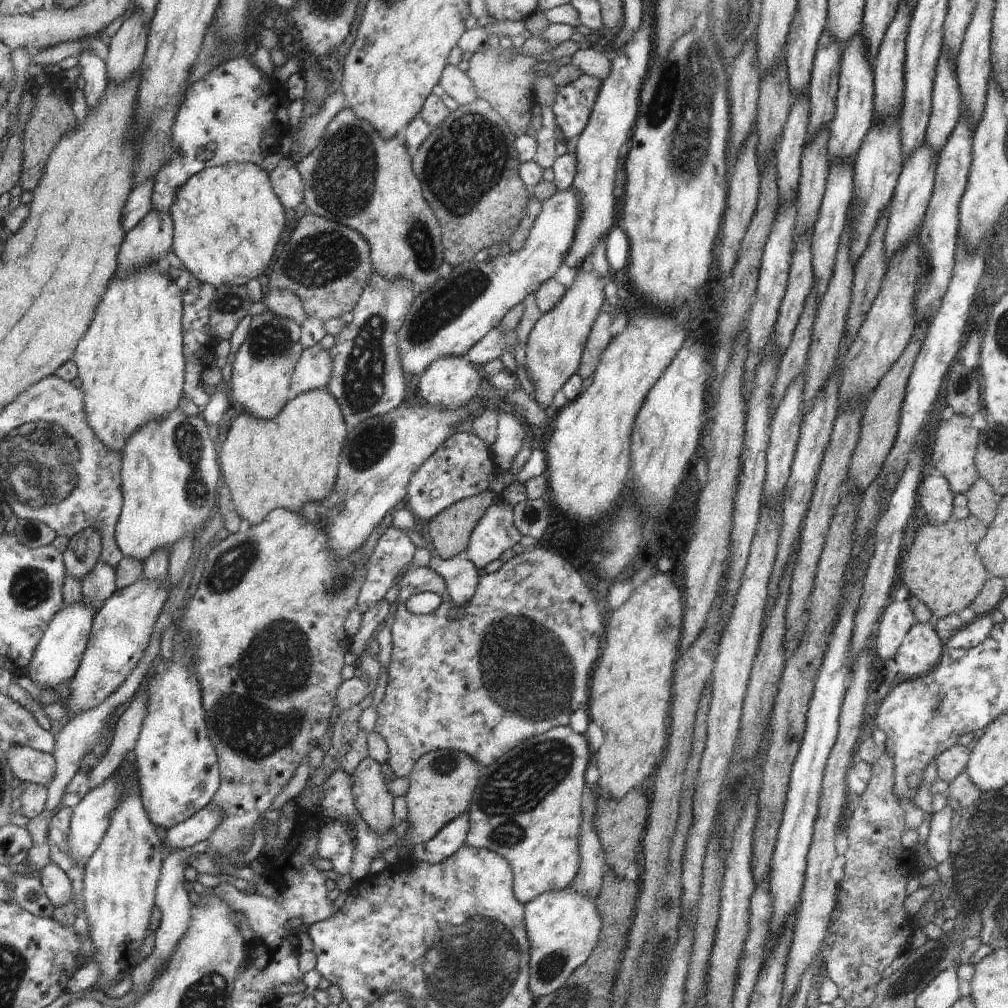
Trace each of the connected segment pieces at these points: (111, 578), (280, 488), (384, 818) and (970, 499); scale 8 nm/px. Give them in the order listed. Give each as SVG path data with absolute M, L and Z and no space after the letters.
M102 556L96 566L82 578L82 602L92 606L97 612L104 602L116 592L115 569L102 562Z
M314 388L288 400L276 418L262 420L248 412L242 412L232 422L226 440L222 444L219 466L223 485L232 495L231 508L251 526L260 524L275 509L286 508L303 513L304 504L322 500L334 488L338 473L338 456L348 435L342 412L327 388Z
M367 757L351 775L351 792L354 806L370 830L384 834L393 828L394 796L390 793L382 774L382 766Z
M982 478L972 484L972 488L965 493L965 496L971 515L978 518L984 525L990 525L996 517L998 504L1002 497L996 495L990 484Z

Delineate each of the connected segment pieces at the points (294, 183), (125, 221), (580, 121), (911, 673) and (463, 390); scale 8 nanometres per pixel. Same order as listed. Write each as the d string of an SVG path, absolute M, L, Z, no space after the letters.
M290 156L280 160L280 163L276 164L276 168L268 173L268 178L270 178L272 190L278 194L280 202L286 210L294 210L296 206L303 205L302 178Z
M148 178L140 186L132 188L121 214L124 233L132 230L153 209L152 194L154 192L154 185L155 178Z
M582 75L568 86L558 87L552 111L556 116L558 135L563 142L580 136L588 124L596 103L600 79Z
M917 622L904 636L894 656L899 672L908 679L920 678L937 668L944 646L932 622Z
M452 354L432 360L432 364L424 368L424 372L418 376L417 380L419 400L441 408L460 408L462 404L475 398L479 387L485 385L484 379L466 356L452 356Z

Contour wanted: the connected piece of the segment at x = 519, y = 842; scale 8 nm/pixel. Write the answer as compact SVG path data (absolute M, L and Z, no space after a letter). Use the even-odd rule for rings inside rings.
M556 726L549 732L520 742L516 748L500 756L492 766L484 768L470 809L468 810L469 830L465 845L472 848L487 849L502 856L514 876L513 890L516 900L526 905L552 890L570 887L580 868L578 836L581 828L582 795L587 790L584 772L593 760L593 751L588 748L586 736L576 734L570 726ZM528 788L528 800L520 800L520 790Z

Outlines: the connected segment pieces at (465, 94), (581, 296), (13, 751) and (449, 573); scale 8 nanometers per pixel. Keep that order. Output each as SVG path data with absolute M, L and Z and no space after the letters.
M447 65L444 68L439 84L458 106L472 104L474 100L478 99L476 86L467 74L456 66Z
M582 263L576 268L574 281L566 288L562 300L544 313L534 325L526 344L526 368L528 379L535 386L535 401L546 409L554 400L554 395L572 374L578 373L582 352L588 341L592 326L599 316L602 304L607 300L602 287L603 278L595 268Z
M3 744L2 748L14 777L46 788L50 786L56 771L56 760L51 754L22 745Z
M462 554L449 560L432 556L428 567L446 582L447 592L456 608L464 608L476 593L478 568Z

